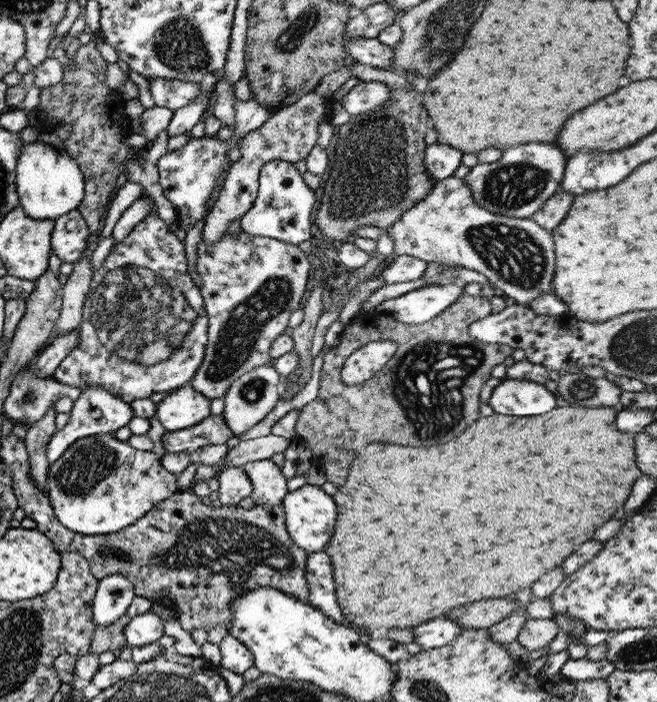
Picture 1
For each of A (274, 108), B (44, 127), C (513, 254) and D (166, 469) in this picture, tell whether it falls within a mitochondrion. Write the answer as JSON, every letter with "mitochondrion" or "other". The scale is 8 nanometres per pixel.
{"A":"other","B":"other","C":"mitochondrion","D":"other"}

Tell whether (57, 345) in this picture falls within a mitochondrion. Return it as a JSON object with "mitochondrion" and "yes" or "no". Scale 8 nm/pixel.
{"mitochondrion":"no"}

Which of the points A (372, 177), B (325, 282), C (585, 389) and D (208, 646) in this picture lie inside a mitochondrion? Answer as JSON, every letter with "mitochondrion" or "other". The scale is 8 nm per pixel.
{"A":"mitochondrion","B":"other","C":"mitochondrion","D":"other"}

